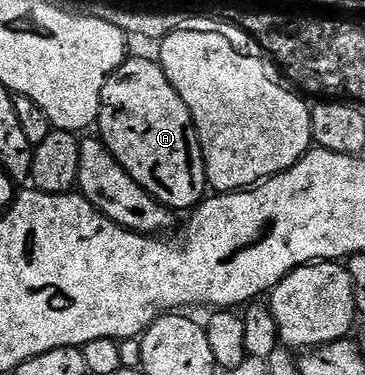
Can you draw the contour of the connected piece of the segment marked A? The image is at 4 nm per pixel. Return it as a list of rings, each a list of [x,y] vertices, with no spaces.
[[[128,58],[107,79],[105,90],[101,90],[98,128],[113,158],[166,208],[191,210],[204,199],[209,185],[195,123],[185,102],[165,78],[163,67],[154,59]]]

